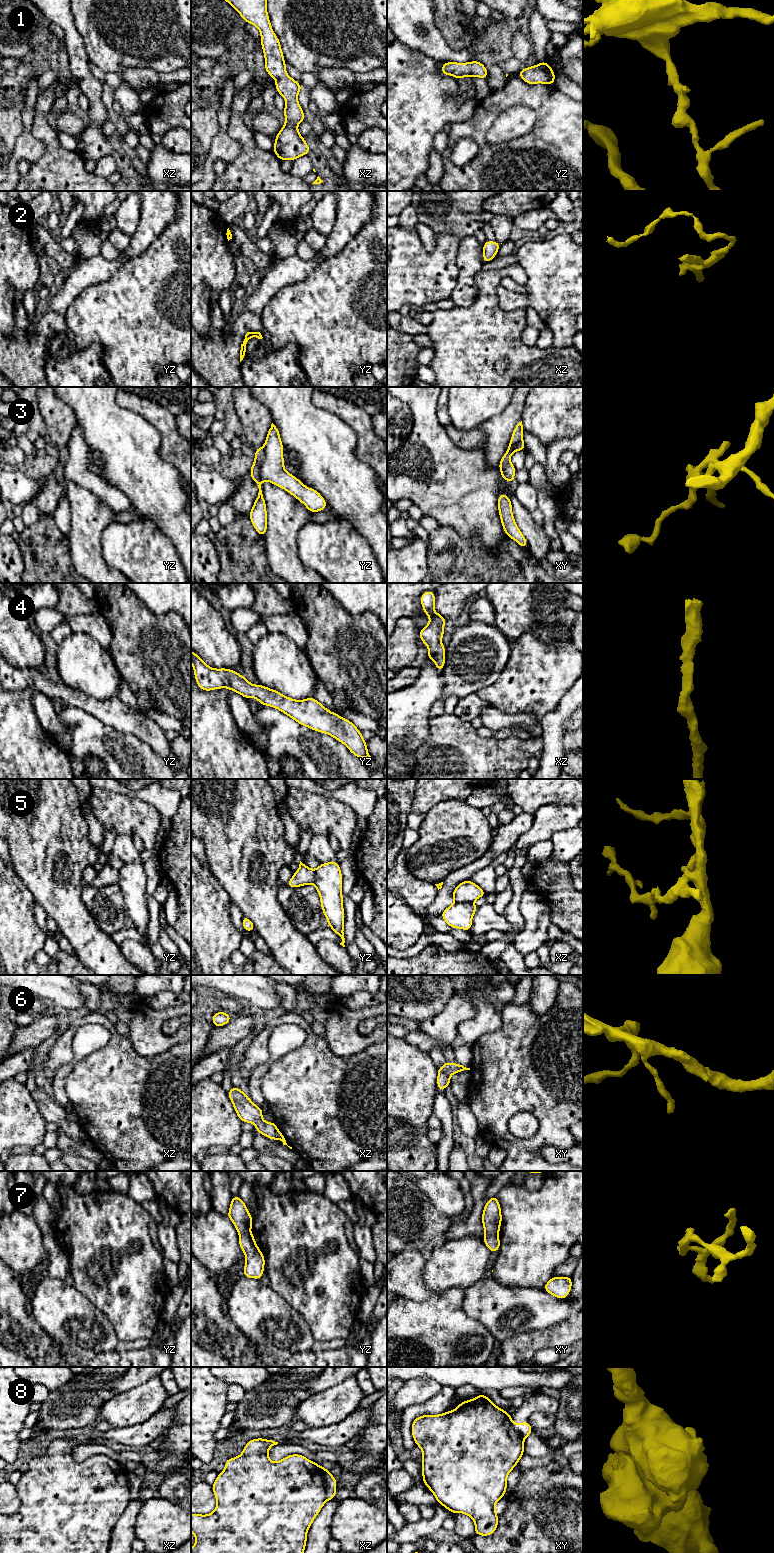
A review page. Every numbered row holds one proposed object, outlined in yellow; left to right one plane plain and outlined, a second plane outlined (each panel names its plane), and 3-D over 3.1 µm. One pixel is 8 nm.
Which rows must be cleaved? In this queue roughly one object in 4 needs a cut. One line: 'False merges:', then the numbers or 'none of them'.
False merges: 5, 8

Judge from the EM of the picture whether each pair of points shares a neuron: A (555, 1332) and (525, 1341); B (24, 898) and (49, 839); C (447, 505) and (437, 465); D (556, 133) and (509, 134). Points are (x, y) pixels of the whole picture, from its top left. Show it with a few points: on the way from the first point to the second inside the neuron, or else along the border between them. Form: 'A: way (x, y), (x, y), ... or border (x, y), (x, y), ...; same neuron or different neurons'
A: way (548, 1332), (532, 1341); same neuron
B: border (14, 870), (35, 900); different neurons
C: way (447, 495), (447, 484), (438, 475); same neuron
D: border (517, 136), (495, 144); different neurons

